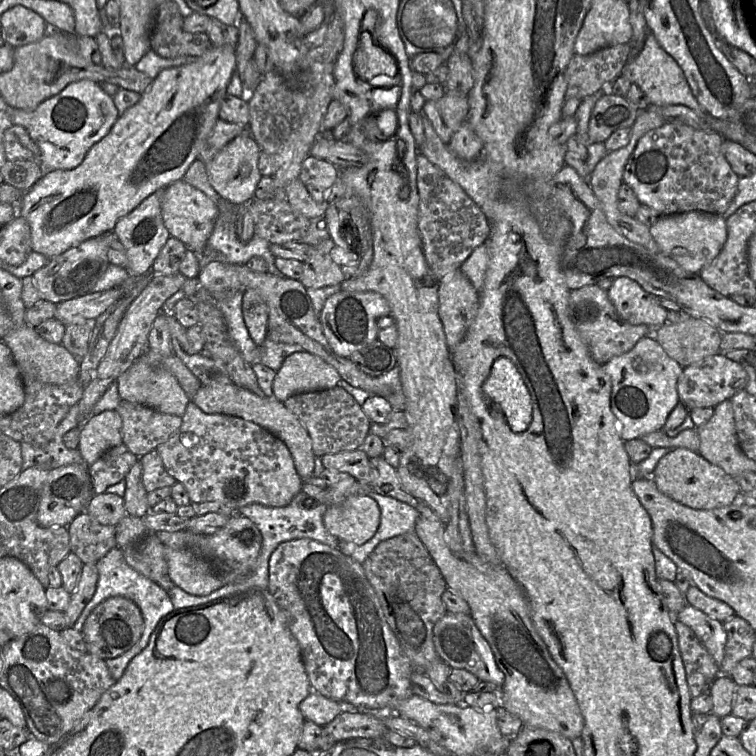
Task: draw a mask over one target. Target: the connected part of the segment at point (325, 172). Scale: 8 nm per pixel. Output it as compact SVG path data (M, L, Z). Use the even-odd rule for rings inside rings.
M308 154L301 165L298 179L311 197L320 203L328 202L328 192L337 180L339 169L333 163Z

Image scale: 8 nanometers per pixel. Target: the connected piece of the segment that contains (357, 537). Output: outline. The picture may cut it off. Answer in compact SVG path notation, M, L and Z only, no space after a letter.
M360 493L330 506L324 514L323 523L340 542L362 545L376 533L380 509L367 493Z

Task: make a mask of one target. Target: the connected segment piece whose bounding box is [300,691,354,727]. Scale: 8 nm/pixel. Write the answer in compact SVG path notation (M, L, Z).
M312 691L300 704L305 720L323 727L345 710L354 710L350 705L339 703Z

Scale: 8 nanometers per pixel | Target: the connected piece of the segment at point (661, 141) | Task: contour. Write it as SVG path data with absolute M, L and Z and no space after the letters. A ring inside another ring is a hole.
M667 121L663 126L648 131L639 139L625 166L623 182L634 190L641 204L653 208L660 216L691 211L722 215L735 197L739 179L722 152L723 140L717 132Z

